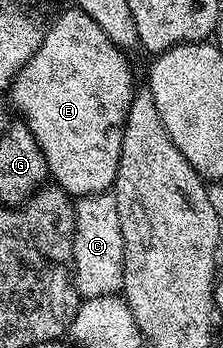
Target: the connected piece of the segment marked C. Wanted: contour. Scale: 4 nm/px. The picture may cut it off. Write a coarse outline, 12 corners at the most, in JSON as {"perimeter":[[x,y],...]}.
{"perimeter":[[112,191],[76,197],[82,299],[116,295],[125,269]]}

